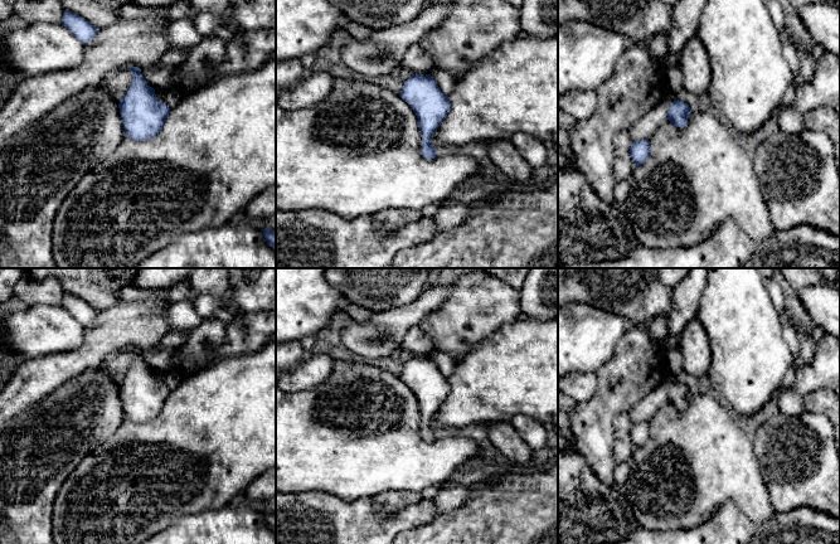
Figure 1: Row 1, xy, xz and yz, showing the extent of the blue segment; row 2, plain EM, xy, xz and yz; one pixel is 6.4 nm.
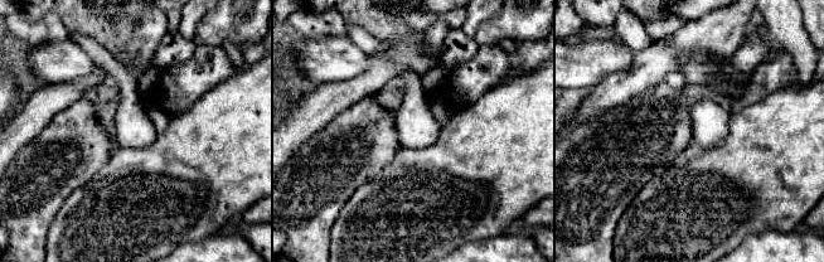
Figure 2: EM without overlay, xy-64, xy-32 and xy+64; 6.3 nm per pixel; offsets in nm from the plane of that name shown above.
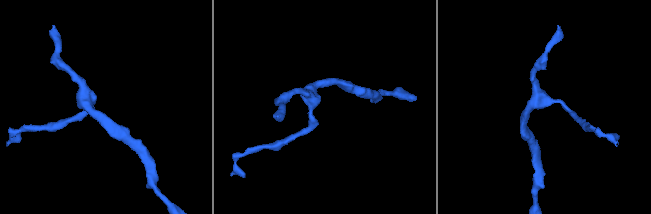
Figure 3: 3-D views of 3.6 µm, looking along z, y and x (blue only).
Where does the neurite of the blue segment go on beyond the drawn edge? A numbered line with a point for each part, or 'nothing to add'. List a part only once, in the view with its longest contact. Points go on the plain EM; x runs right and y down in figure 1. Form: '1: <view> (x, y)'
nothing to add

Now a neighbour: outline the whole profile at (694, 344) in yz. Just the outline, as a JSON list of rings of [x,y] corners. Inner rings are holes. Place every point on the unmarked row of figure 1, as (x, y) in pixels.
[[[699,319],[691,320],[679,336],[683,354],[683,370],[695,378],[707,378],[710,364],[710,341]]]

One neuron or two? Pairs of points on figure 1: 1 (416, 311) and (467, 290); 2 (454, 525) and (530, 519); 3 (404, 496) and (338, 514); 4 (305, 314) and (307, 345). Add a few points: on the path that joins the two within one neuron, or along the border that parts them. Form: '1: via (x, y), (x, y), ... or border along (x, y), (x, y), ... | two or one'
1: border along (454, 282), (451, 295), (427, 316) | two
2: via (472, 525), (511, 524) | one
3: border along (370, 498), (384, 514), (403, 508) | two
4: border along (314, 335), (306, 335), (299, 340) | two

